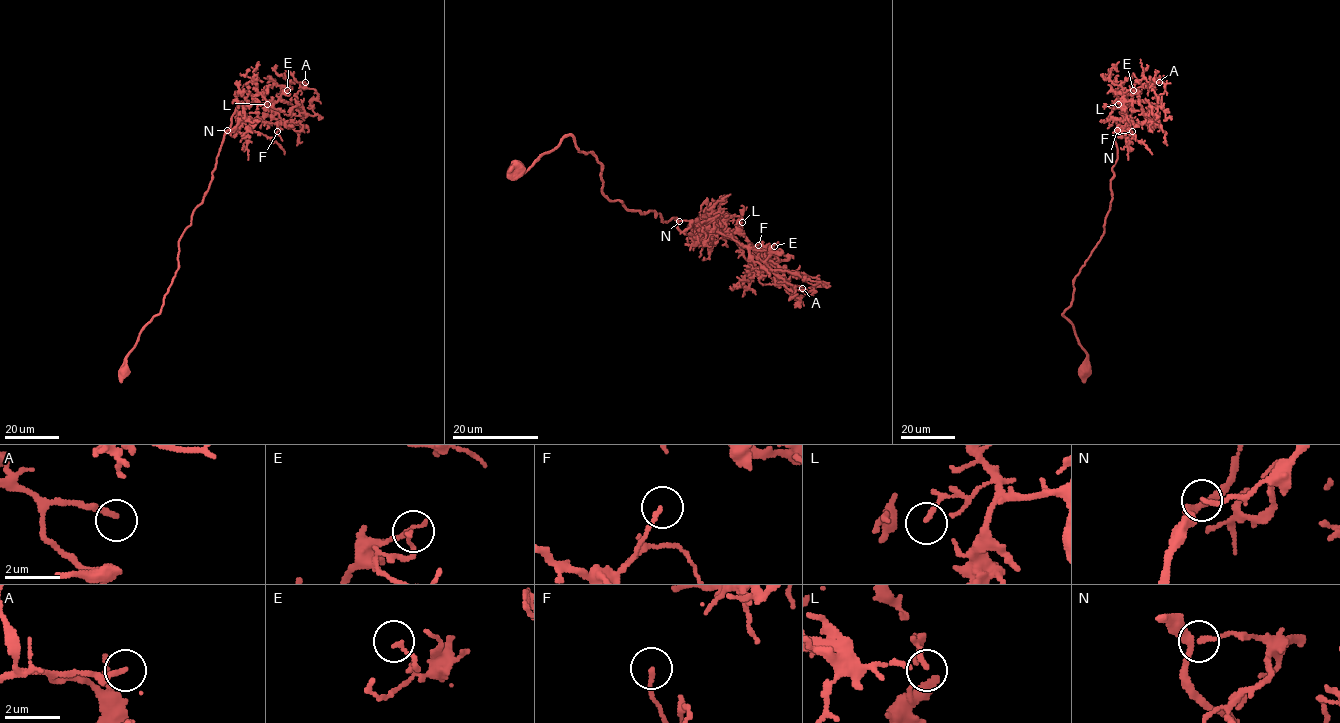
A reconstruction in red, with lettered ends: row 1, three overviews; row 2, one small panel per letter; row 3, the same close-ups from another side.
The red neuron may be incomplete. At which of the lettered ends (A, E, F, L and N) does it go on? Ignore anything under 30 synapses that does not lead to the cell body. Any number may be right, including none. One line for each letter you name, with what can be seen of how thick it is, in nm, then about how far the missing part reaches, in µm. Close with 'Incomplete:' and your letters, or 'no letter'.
A: 190 nm thick; about 15 µm are missing
Incomplete: A

